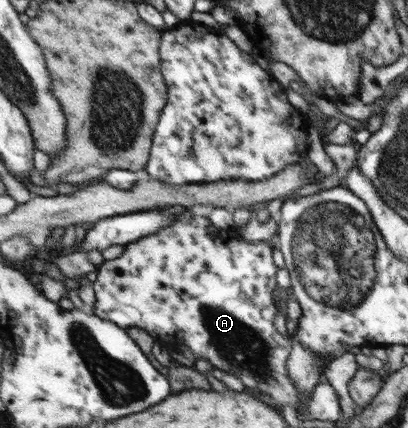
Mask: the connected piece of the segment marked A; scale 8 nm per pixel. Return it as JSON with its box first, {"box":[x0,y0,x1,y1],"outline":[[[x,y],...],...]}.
{"box":[90,211,301,412],"outline":[[[188,211],[174,224],[128,243],[121,257],[105,261],[98,268],[93,284],[97,299],[90,312],[121,329],[139,328],[158,343],[167,340],[167,344],[185,344],[196,359],[207,360],[213,368],[233,374],[249,390],[271,396],[271,404],[275,404],[275,408],[293,406],[298,412],[301,408],[299,391],[287,370],[291,342],[277,331],[274,324],[277,308],[273,290],[278,268],[273,261],[272,250],[279,242],[277,232],[273,233],[271,245],[241,242],[241,252],[231,252],[229,244],[233,242],[234,238],[219,238],[219,230],[208,218],[194,216]]]}

